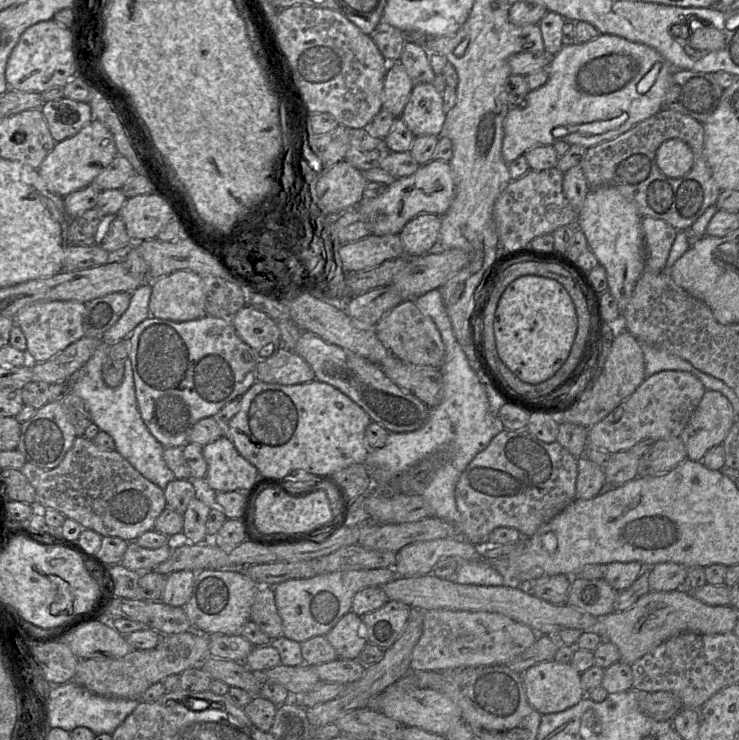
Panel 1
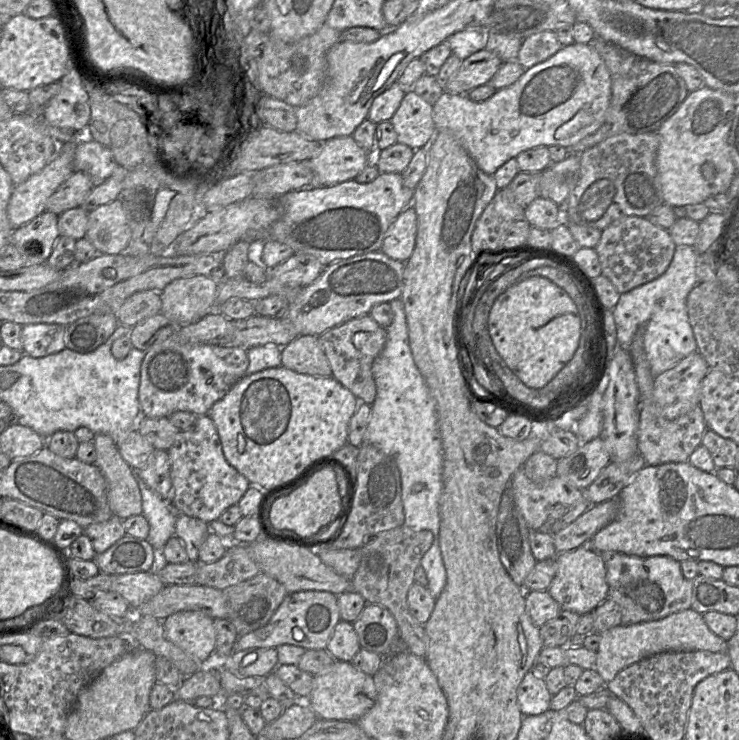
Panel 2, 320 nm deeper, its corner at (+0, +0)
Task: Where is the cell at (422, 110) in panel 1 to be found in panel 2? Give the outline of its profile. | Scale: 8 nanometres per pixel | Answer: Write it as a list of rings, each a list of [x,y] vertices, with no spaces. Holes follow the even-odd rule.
[[[413,89],[408,90],[391,118],[397,142],[417,150],[427,149],[436,134],[433,105]]]

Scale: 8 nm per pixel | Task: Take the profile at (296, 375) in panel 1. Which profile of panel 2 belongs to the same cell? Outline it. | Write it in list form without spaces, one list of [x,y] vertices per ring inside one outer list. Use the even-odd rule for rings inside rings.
[[[298,336],[281,348],[281,365],[297,373],[332,376],[332,370],[319,336]]]

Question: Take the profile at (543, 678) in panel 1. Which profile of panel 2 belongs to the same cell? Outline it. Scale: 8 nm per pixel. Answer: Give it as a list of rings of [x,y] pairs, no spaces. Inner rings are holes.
[[[529,671],[517,689],[517,701],[523,716],[538,715],[550,709],[552,695],[544,679],[534,676]]]

